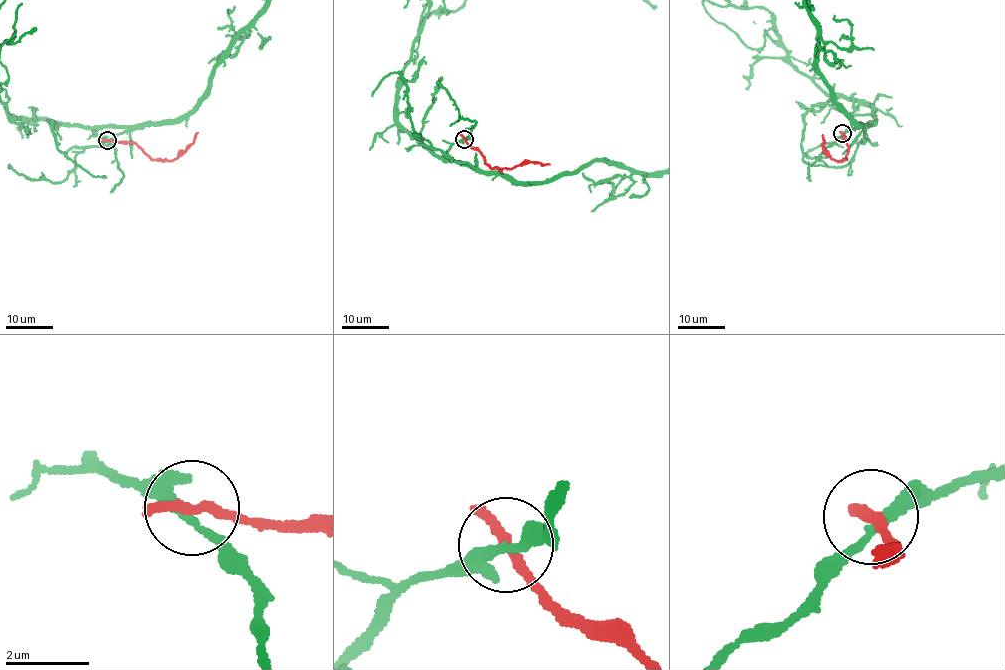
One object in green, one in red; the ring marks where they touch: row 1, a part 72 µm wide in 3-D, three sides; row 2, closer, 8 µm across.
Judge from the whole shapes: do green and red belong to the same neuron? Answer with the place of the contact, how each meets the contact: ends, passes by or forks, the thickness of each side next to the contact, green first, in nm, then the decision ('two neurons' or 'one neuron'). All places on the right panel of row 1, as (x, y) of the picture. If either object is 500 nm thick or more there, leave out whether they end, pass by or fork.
at (842, 133); green passes by; red ends there; 240 nm thick on the green side, 320 nm on the other; two neurons

